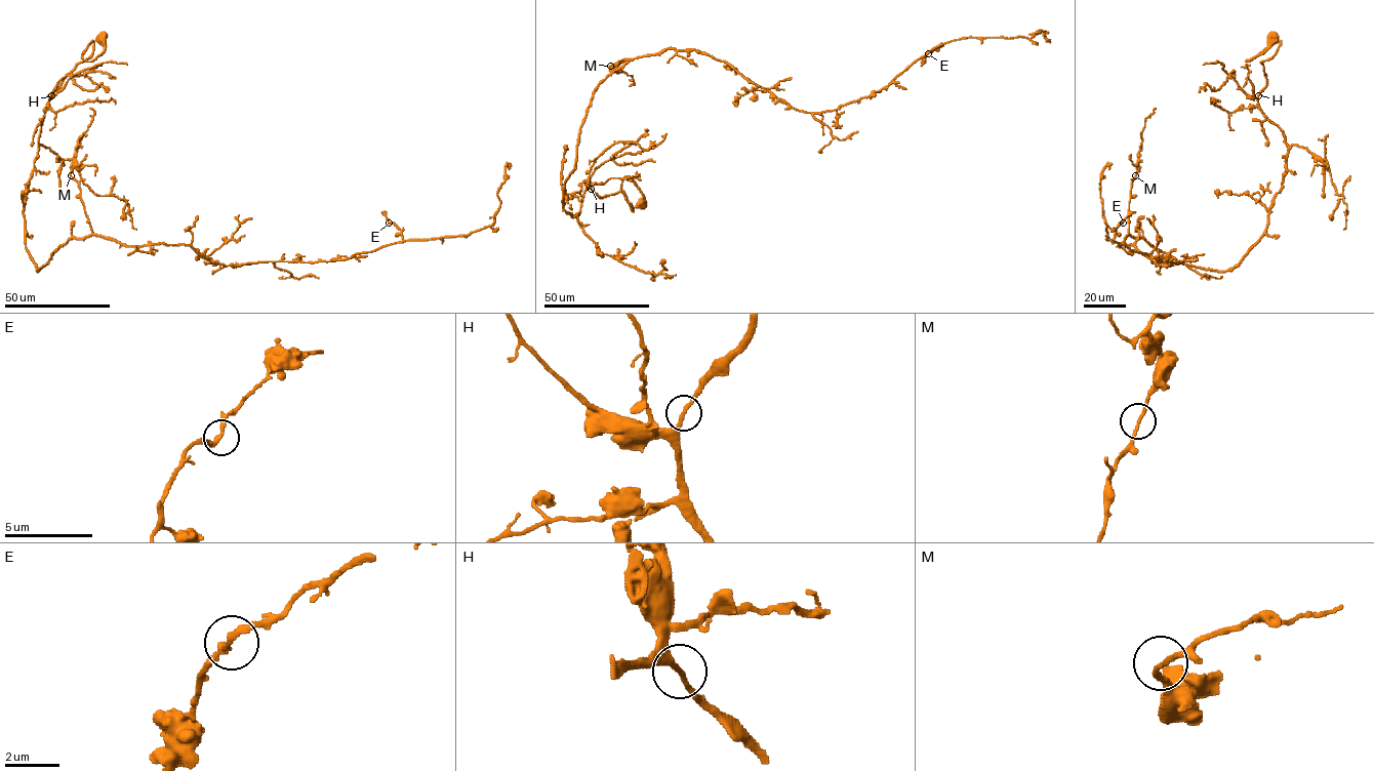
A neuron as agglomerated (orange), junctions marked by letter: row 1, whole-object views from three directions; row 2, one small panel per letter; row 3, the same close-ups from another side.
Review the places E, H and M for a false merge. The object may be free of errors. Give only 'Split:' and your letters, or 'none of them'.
Split: none of them

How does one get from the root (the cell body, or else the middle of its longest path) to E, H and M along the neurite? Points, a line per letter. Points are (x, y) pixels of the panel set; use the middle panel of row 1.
E: (641, 202), (625, 176), (633, 211), (591, 188), (563, 209), (630, 61), (698, 50), (821, 113), (928, 53)
H: (641, 202), (643, 195), (628, 176), (620, 190), (633, 211), (622, 193), (599, 197), (592, 189)
M: (641, 202), (625, 176), (633, 211), (591, 188), (577, 218), (563, 209), (594, 90), (632, 59), (610, 66)

